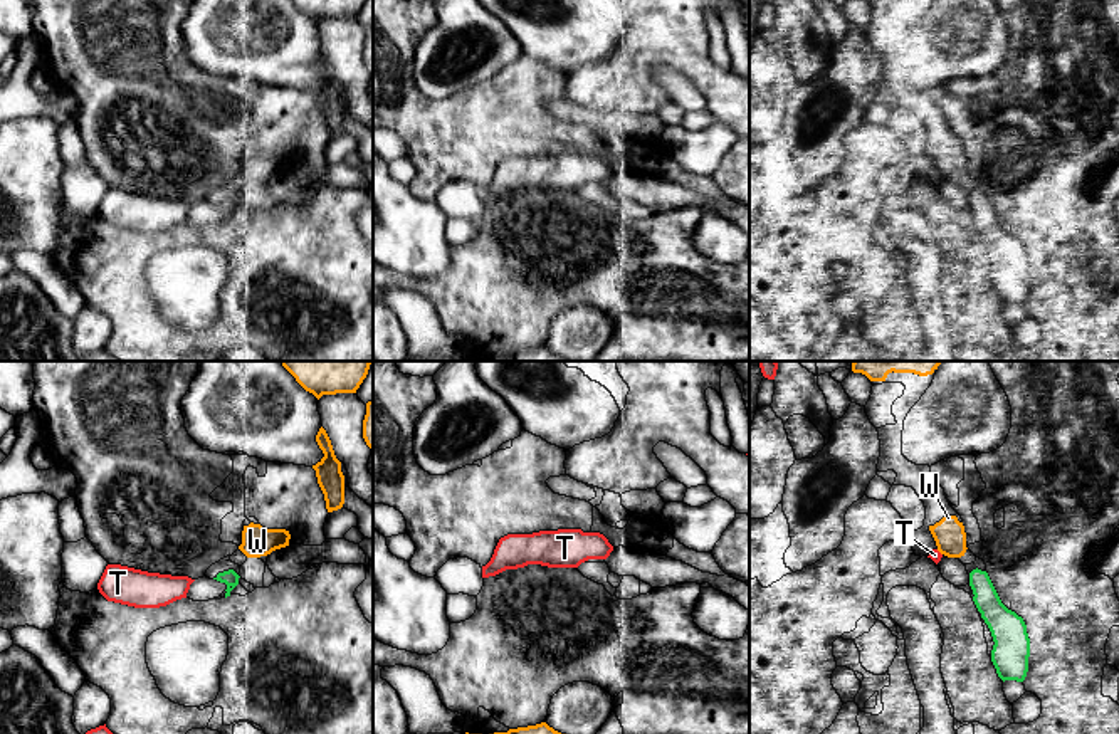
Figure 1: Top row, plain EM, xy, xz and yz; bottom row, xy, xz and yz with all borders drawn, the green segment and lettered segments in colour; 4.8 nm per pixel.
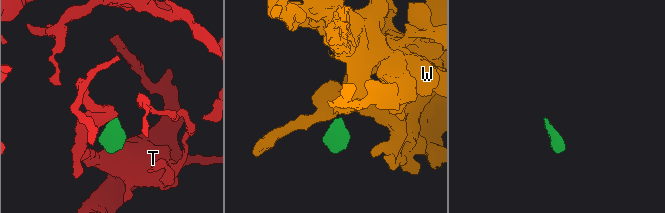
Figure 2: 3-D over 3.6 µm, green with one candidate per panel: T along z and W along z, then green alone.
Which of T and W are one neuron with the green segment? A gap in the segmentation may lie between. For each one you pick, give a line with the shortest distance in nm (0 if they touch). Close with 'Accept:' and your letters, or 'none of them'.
W: 90 nm apart
Accept: W

